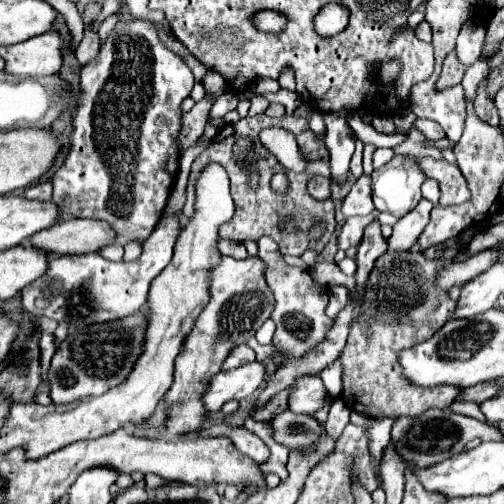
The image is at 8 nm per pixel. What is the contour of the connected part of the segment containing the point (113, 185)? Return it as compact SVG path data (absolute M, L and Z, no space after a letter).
M132 20L132 22L120 22L114 26L114 30L108 34L106 42L100 46L100 52L96 56L96 60L88 62L86 66L82 66L80 72L80 88L82 88L82 96L78 102L78 108L72 112L74 114L74 132L70 136L70 154L64 160L64 164L56 170L56 174L52 176L52 186L54 186L54 194L52 200L62 208L62 220L70 220L70 218L96 218L96 220L106 220L114 230L116 230L116 244L124 246L130 240L138 240L144 242L152 230L156 228L156 224L162 218L162 212L166 208L166 202L170 198L172 186L176 182L176 174L178 174L178 160L180 160L180 146L178 146L178 136L182 130L182 102L190 96L190 90L194 86L194 76L192 70L186 66L186 62L174 54L172 50L168 50L164 44L160 44L158 40L158 30L152 22L148 20Z

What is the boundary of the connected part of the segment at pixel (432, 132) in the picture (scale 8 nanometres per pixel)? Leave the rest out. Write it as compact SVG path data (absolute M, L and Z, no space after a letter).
M416 120L416 126L424 132L424 136L428 140L442 140L444 138L444 130L440 128L440 124L436 124L432 120Z

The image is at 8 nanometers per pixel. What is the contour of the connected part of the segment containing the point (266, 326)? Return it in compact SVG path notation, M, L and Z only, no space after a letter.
M266 320L266 322L262 324L262 328L256 332L256 340L258 340L260 344L270 344L273 339L275 328L276 326L272 320Z

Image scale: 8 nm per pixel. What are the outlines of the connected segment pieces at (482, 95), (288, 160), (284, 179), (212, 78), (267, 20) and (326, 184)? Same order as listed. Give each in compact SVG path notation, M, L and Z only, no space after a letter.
M484 80L484 82L480 84L480 88L478 88L478 96L476 96L476 102L474 102L474 112L476 112L476 116L480 116L480 120L484 120L486 124L498 126L496 106L494 106L494 102L488 98L488 94L484 92L484 84L486 84L486 80Z
M277 127L266 128L260 132L259 139L288 170L306 172L310 160L301 154L292 133Z
M276 172L270 180L270 188L276 192L276 194L284 194L288 192L288 176L284 172Z
M208 72L202 82L204 82L206 92L210 92L210 94L222 94L226 88L226 80L216 72Z
M260 10L252 16L252 24L262 32L280 32L286 25L286 18L272 10Z
M316 176L314 180L308 182L308 192L316 200L328 200L330 198L330 180Z

